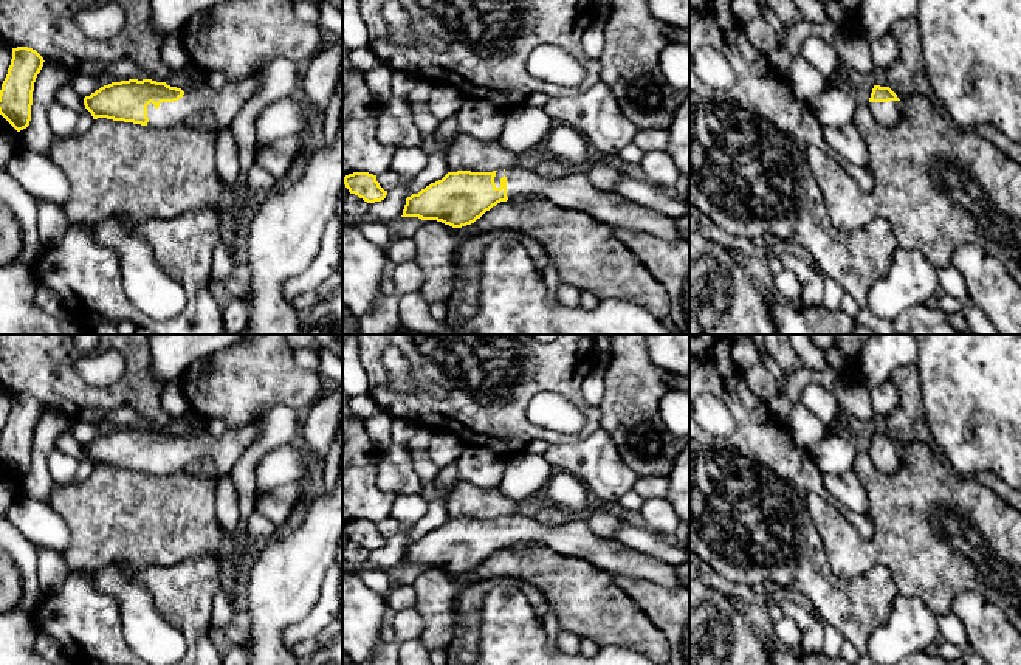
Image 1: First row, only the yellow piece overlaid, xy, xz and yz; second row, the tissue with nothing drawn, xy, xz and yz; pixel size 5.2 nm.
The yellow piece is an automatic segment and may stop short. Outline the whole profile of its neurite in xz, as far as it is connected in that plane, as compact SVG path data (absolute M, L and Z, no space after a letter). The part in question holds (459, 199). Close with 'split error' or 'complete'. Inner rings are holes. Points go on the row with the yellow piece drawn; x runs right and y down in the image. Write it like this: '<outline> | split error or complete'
M519 166L493 172L457 171L406 198L401 217L437 220L452 228L474 223L500 202L536 195L559 208L583 211L614 228L682 240L676 219L593 186L583 169L550 180Z | split error

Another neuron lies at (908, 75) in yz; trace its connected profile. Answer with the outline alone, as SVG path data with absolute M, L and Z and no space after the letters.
M916 17L897 20L889 34L897 40L900 57L885 70L888 87L899 99L914 93L925 95L944 113L944 105L931 88L922 53L922 36Z

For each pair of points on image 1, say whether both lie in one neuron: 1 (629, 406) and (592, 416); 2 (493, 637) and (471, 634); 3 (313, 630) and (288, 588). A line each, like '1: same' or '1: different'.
1: different
2: different
3: different

